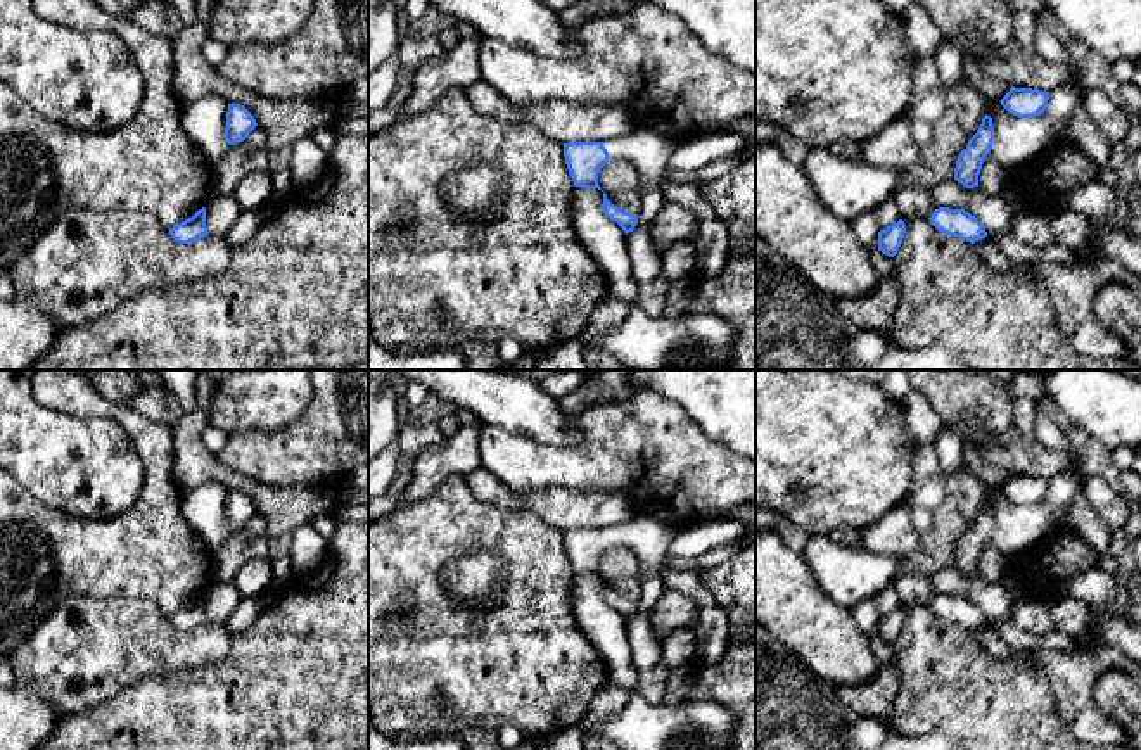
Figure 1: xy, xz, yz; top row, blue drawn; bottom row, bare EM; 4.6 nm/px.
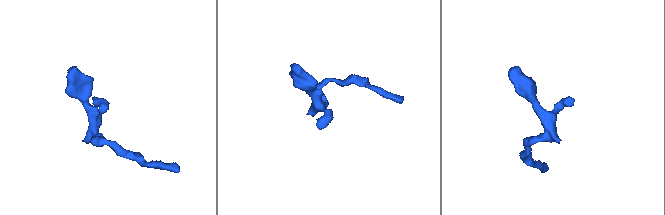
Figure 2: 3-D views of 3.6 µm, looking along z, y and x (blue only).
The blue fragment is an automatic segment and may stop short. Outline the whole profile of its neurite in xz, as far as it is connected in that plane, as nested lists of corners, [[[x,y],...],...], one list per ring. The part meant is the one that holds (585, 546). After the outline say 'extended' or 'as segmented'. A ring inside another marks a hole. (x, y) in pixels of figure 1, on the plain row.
[[[636,513],[631,520],[610,529],[564,531],[564,544],[574,574],[600,575],[598,560],[610,548],[629,548],[641,570],[662,572],[666,553],[681,527],[662,518]]]; extended

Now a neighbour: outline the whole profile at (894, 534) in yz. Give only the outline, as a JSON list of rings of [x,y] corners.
[[[902,501],[861,532],[861,544],[876,555],[906,558],[921,551],[921,532],[915,527],[911,506]]]

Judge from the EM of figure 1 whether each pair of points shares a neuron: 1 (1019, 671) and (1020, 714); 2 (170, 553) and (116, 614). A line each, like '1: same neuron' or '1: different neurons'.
1: same neuron
2: different neurons

